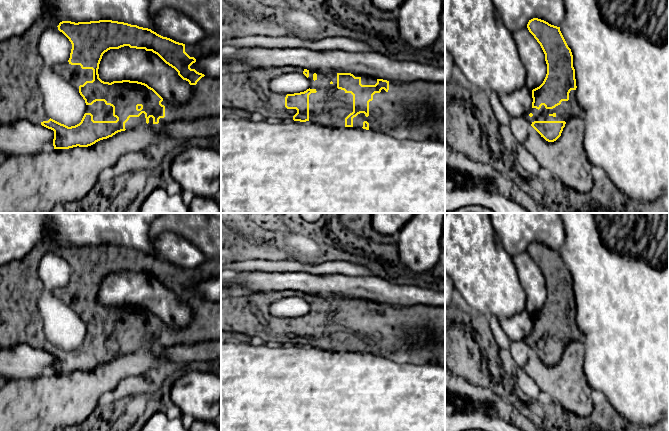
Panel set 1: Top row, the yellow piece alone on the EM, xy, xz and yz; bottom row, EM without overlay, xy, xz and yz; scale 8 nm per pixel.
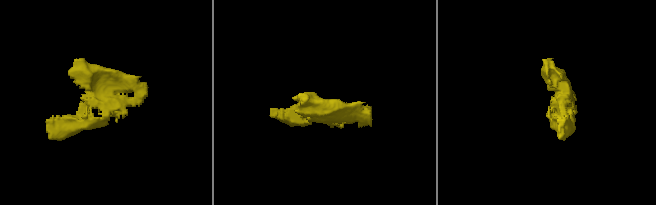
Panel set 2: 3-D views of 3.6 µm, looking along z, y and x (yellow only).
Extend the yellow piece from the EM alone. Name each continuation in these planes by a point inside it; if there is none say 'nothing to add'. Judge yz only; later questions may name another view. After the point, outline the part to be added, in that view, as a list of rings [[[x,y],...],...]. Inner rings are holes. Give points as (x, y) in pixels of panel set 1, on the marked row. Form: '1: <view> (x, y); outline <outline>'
1: yz (566, 110); outline [[[571,90],[569,100],[562,101],[560,105],[553,109],[546,109],[544,105],[538,110],[531,108],[524,117],[532,124],[534,121],[565,121],[573,117],[584,117],[584,110],[576,98],[576,90]]]

